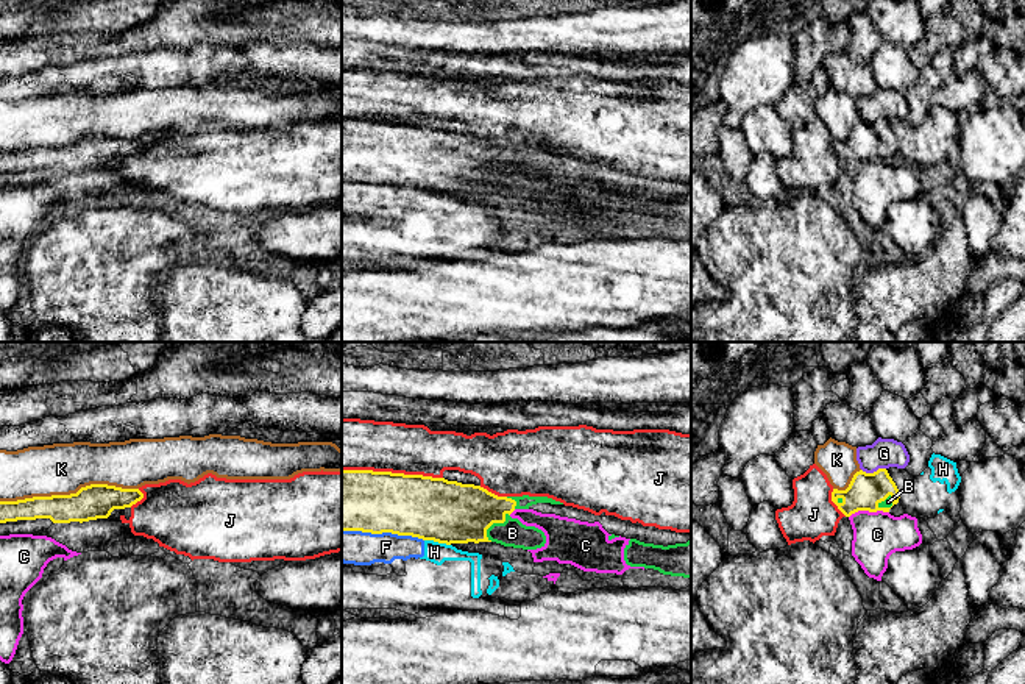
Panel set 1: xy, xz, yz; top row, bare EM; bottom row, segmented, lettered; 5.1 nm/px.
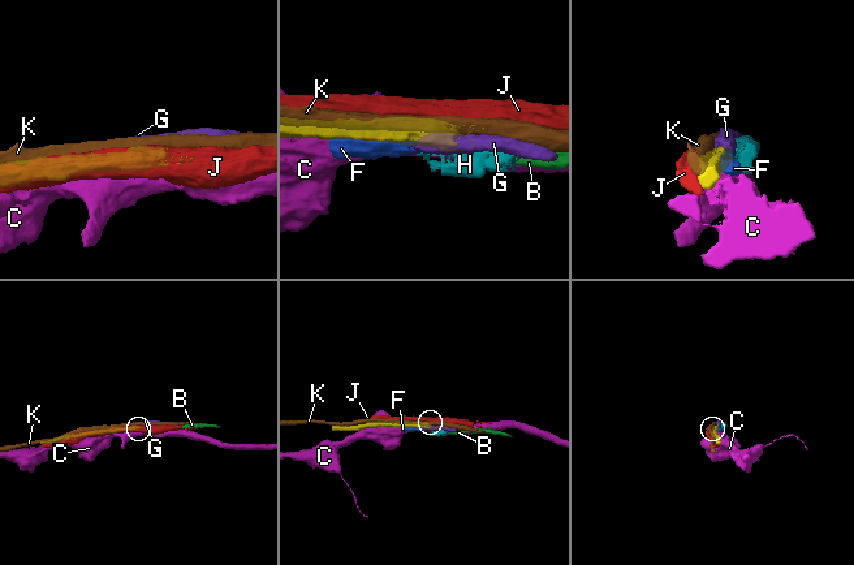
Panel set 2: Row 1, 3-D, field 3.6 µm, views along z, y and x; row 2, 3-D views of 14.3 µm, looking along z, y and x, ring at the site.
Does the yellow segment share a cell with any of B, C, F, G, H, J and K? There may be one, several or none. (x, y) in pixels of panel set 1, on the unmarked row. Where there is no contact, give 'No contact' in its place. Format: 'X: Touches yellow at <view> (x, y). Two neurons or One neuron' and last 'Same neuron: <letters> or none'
B: Touches yellow at xz (493, 172). One neuron
C: Touches yellow at yz (868, 160). Two neurons
F: Touches yellow at xz (383, 181). Two neurons
G: Touches yellow at yz (874, 122). Two neurons
H: Touches yellow at xz (437, 191). Two neurons
J: Touches yellow at xz (390, 122). Two neurons
K: Touches yellow at xy (70, 144). Two neurons
Same neuron: B

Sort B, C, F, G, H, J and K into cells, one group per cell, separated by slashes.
B / C / F H / G / J / K

